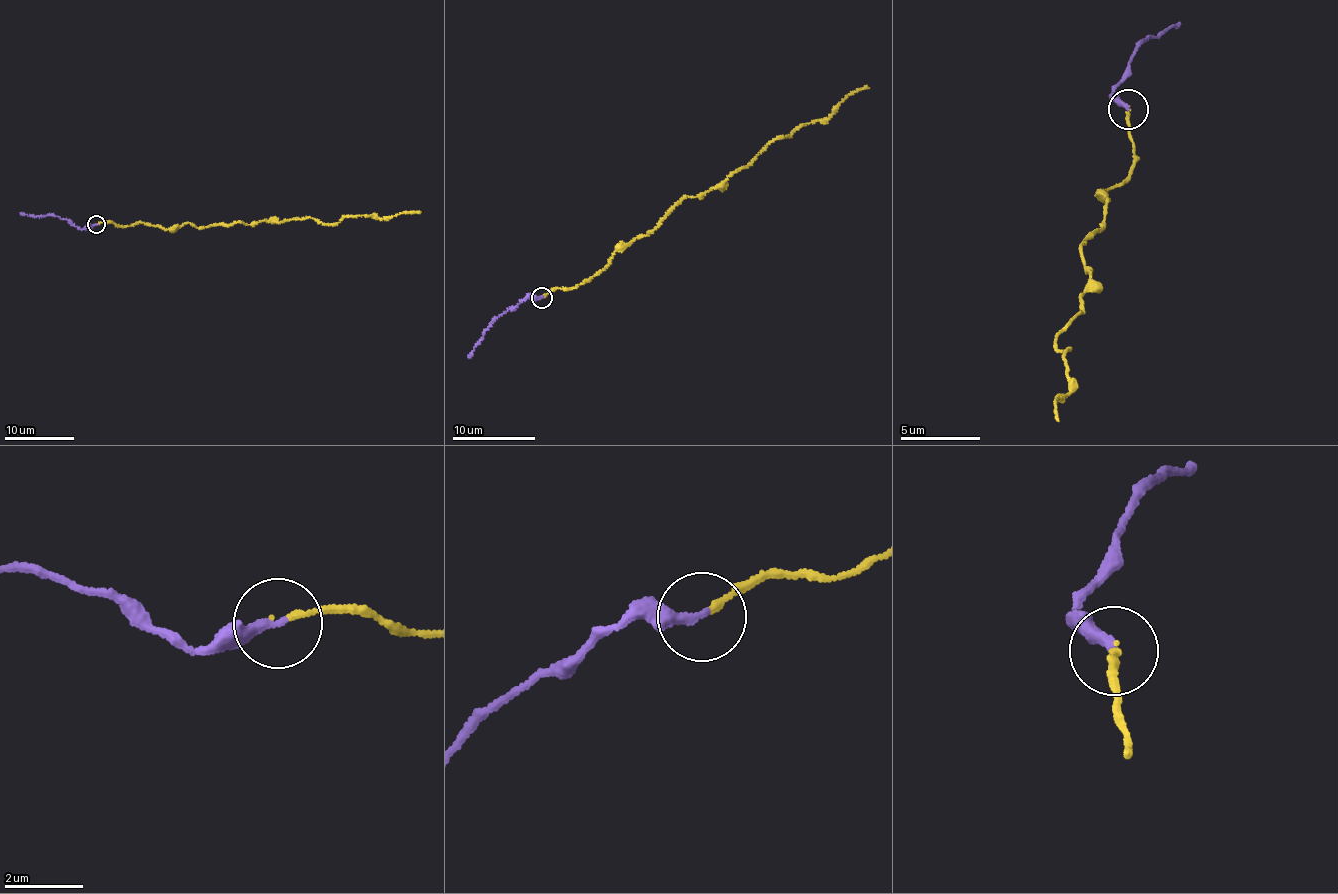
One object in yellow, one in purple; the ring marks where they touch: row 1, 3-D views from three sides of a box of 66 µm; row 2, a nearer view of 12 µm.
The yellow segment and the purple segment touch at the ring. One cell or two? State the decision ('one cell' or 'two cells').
one cell

